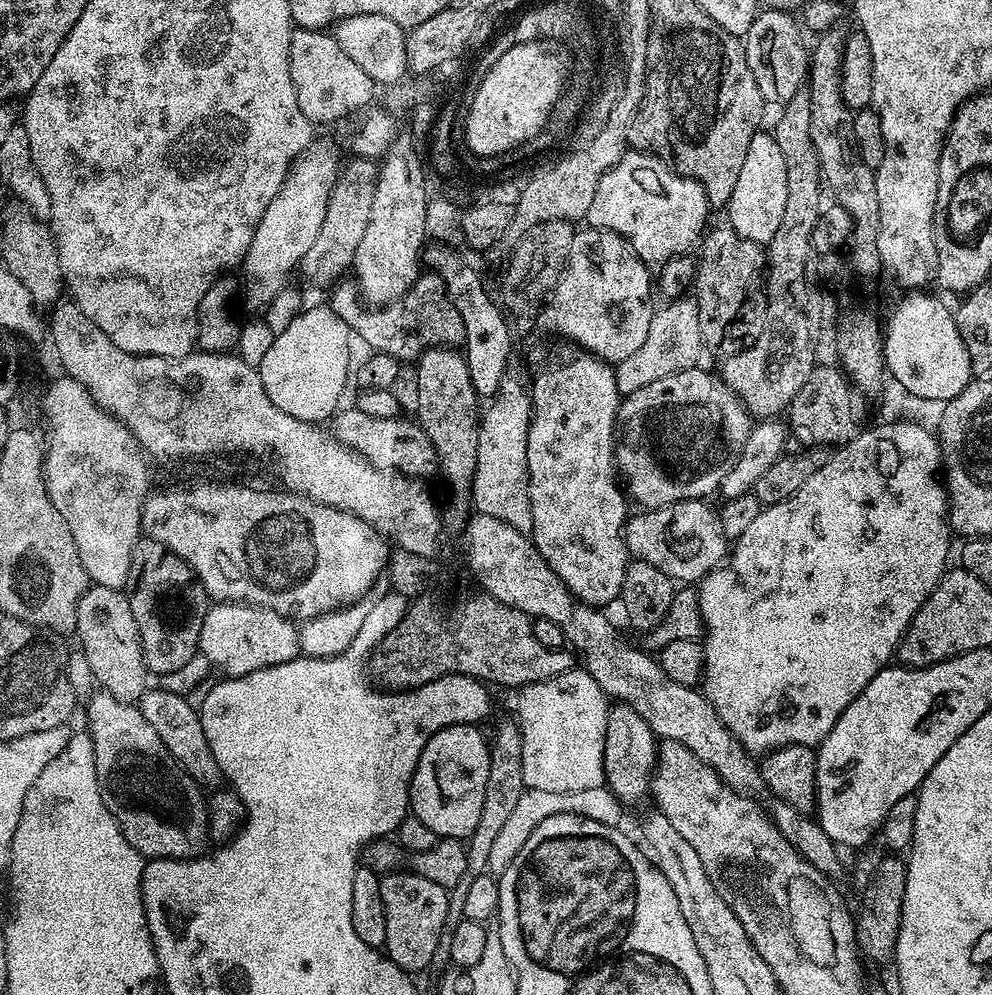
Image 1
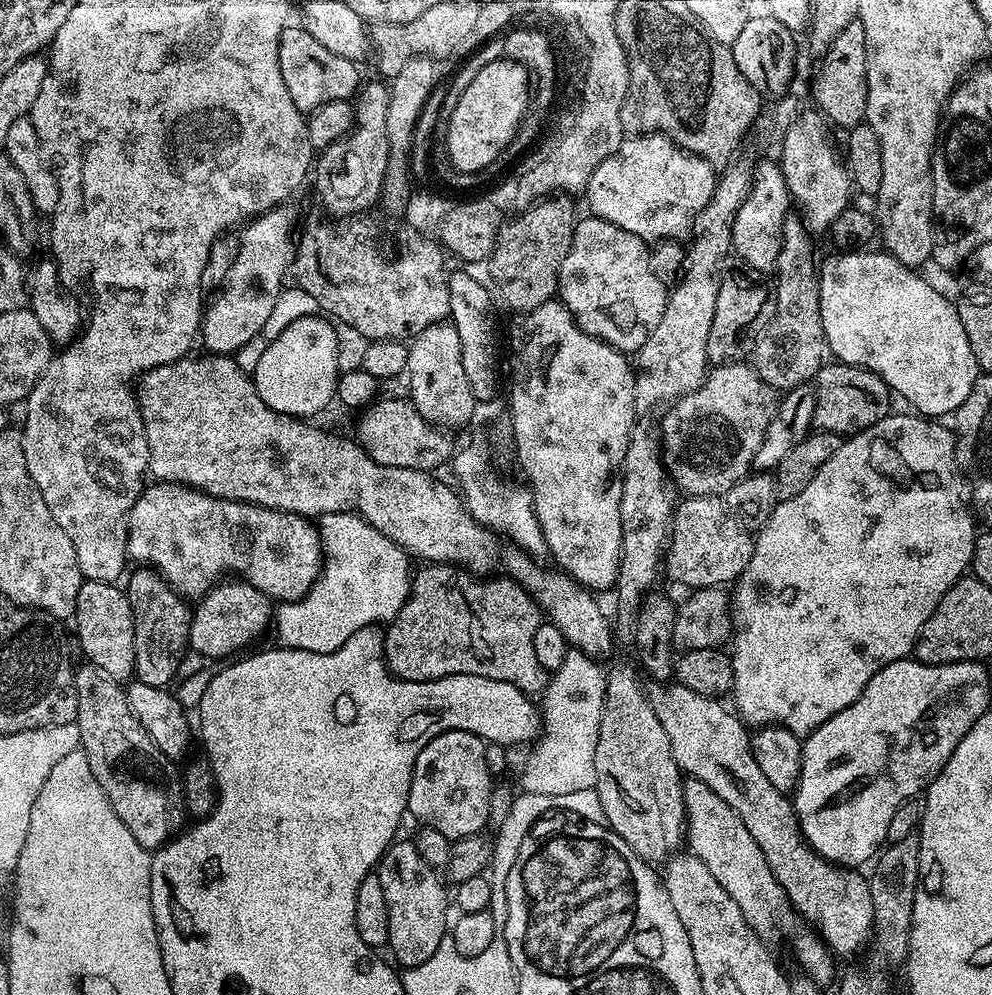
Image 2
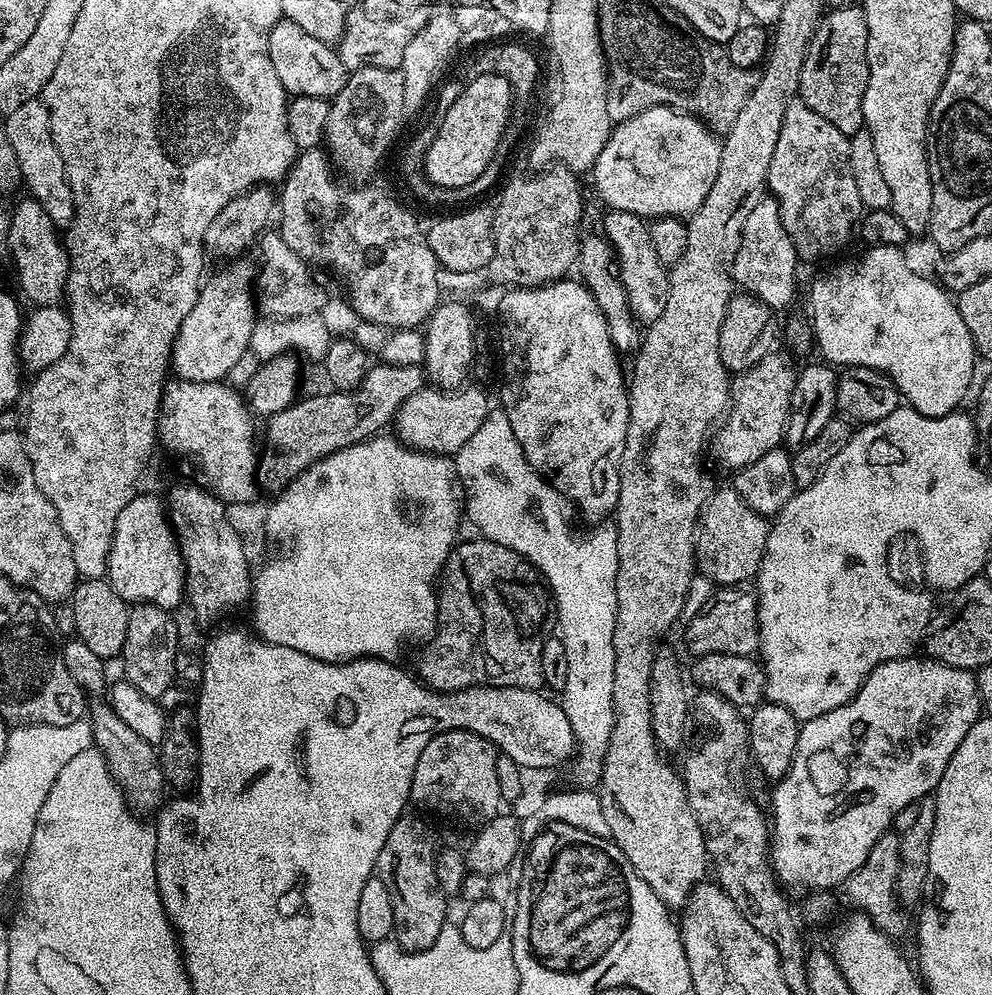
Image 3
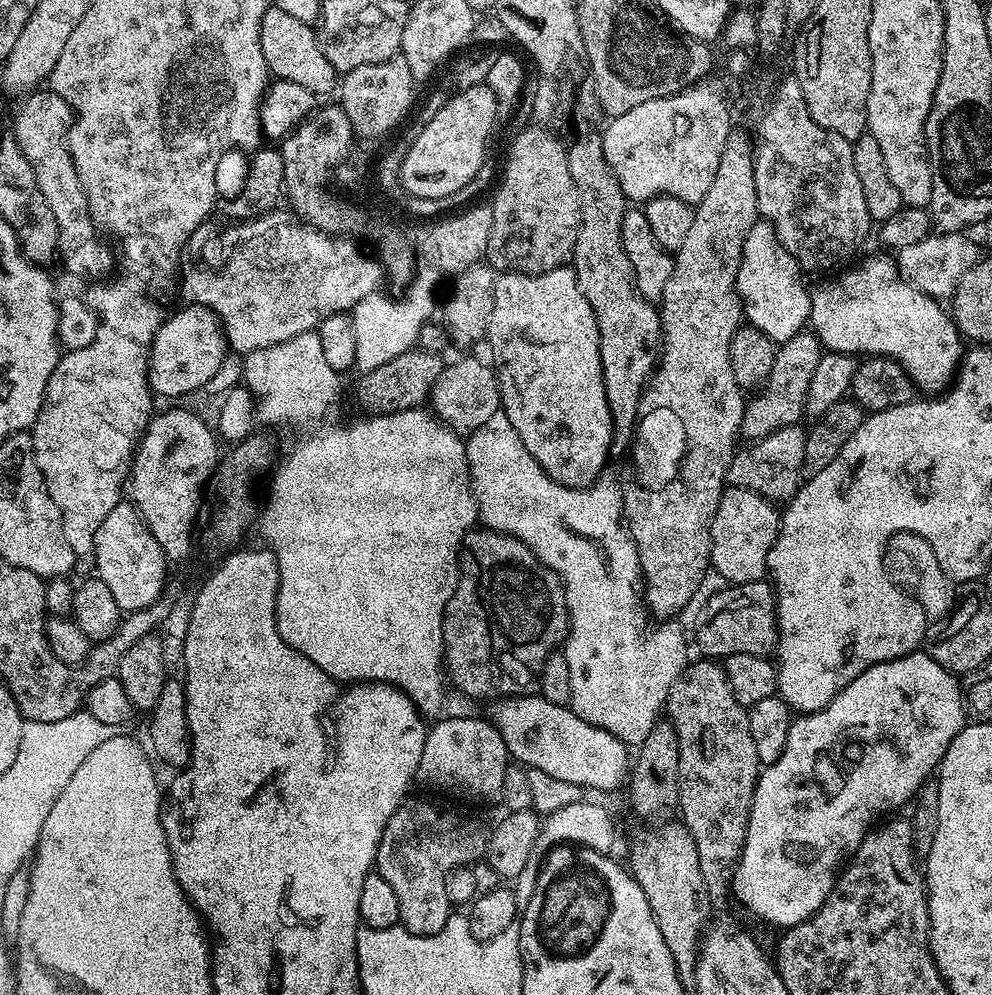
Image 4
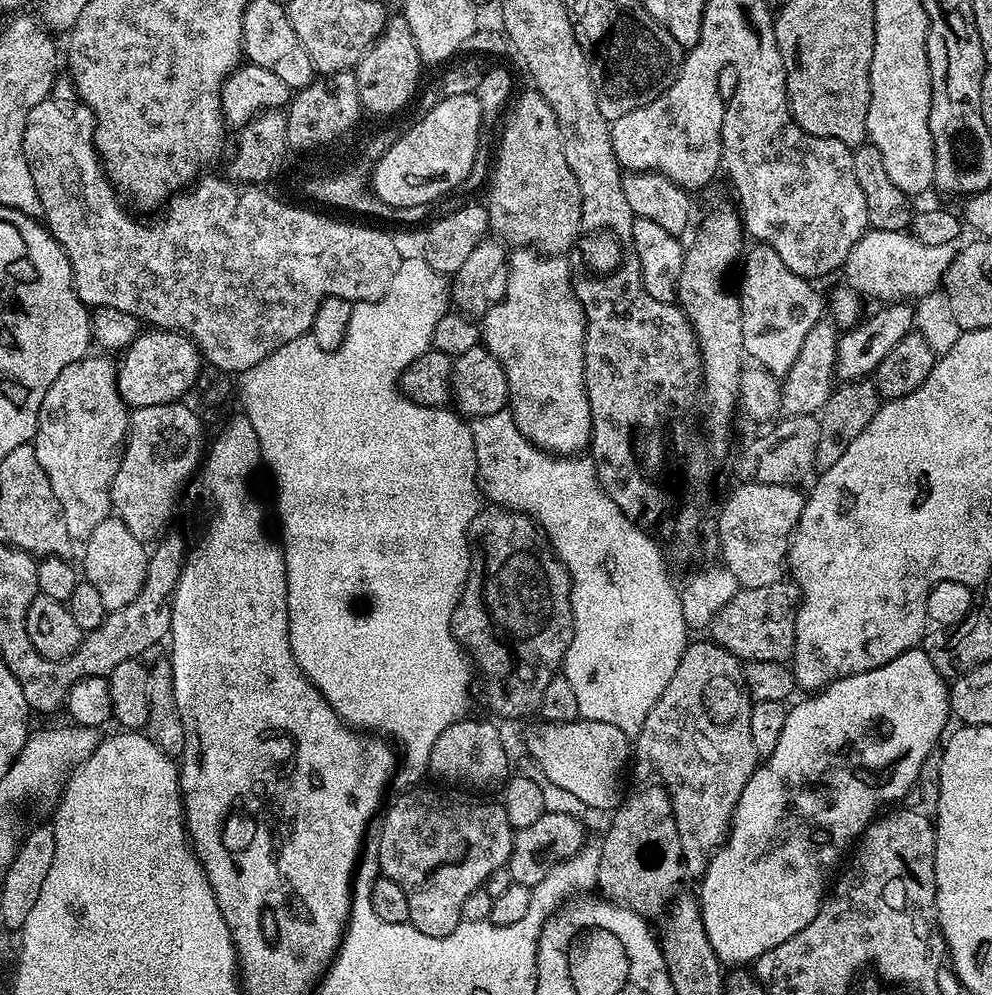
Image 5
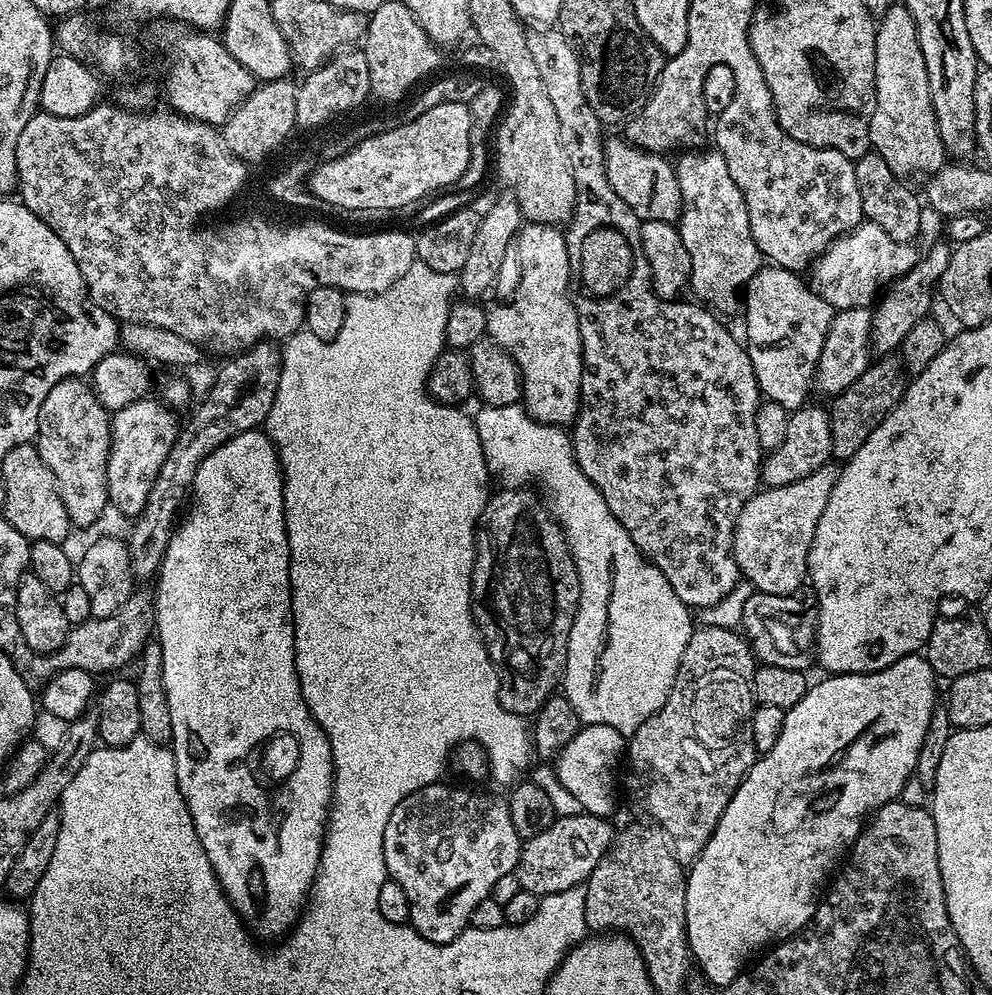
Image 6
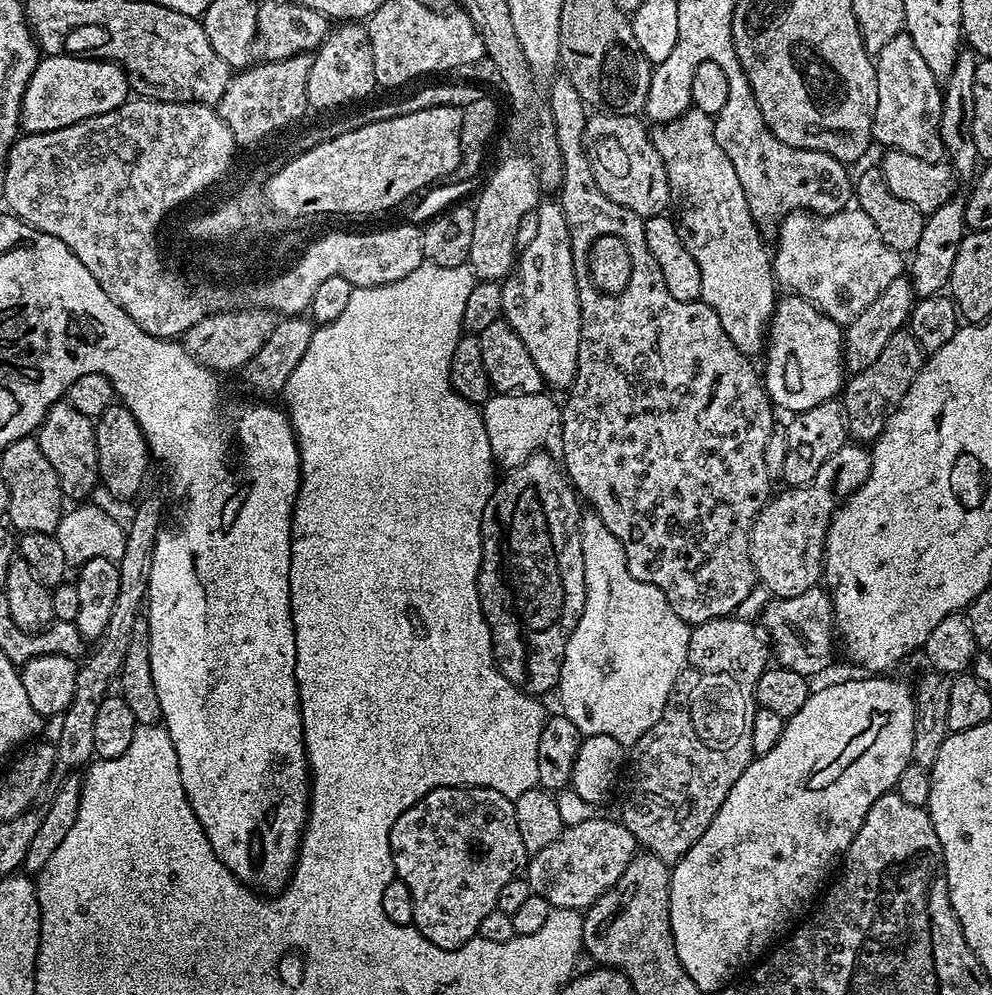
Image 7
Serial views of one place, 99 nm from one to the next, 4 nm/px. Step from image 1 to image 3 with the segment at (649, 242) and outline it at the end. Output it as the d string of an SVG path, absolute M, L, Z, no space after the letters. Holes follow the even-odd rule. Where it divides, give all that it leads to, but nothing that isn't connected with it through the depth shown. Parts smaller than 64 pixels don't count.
M659 104L642 110L642 114L634 114L634 118L619 121L613 127L602 154L598 154L598 162L594 162L590 169L590 177L596 183L597 194L613 212L626 210L626 214L645 218L691 218L702 202L706 202L706 194L710 194L710 186L714 186L714 178L718 178L718 162L722 162L721 143L721 137L695 116Z

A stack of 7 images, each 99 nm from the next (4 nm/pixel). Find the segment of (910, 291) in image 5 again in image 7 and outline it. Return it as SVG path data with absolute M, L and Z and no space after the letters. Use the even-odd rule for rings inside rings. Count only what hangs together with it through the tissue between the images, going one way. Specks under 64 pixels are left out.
M855 206L833 216L791 212L780 221L776 234L770 259L772 274L781 289L806 298L841 326L855 320L874 302L878 291L876 268L883 266L890 250L880 241L870 214Z

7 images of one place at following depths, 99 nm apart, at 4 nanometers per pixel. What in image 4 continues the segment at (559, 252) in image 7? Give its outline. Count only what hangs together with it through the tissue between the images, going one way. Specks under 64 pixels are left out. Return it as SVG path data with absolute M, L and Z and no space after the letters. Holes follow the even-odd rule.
M568 266L535 274L500 272L494 294L486 345L492 351L491 363L498 366L495 374L500 383L500 407L506 418L510 418L510 426L518 430L522 446L530 450L534 462L542 466L551 480L566 482L569 488L587 488L603 473L600 471L610 457L613 441L594 310L590 310L590 302L582 298L575 271Z

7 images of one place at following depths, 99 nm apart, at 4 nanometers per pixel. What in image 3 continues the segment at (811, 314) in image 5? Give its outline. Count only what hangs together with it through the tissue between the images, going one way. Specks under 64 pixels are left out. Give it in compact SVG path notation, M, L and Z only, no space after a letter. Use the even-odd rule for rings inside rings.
M771 198L760 200L758 206L750 210L746 226L742 226L742 242L732 267L733 281L739 287L741 284L747 295L757 296L767 308L788 308L796 296L796 264L794 242L790 242L790 234L786 234L786 226L782 226L780 203Z

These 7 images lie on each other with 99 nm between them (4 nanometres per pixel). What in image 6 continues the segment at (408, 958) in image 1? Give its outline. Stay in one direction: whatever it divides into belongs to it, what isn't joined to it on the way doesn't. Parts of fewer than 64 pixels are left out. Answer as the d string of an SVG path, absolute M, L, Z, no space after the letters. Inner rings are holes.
M437 782L402 798L386 822L382 850L386 858L388 879L398 882L410 898L410 924L416 933L435 944L448 944L469 927L468 919L478 902L489 899L494 882L502 874L515 872L520 860L522 841L510 822L508 801L492 792L471 792L468 788L451 788Z

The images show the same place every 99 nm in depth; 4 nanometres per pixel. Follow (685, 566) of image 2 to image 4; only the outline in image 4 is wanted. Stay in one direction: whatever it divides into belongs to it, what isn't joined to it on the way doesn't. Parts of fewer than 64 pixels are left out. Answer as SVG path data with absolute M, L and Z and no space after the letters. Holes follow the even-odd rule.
M725 487L712 519L712 563L714 572L732 586L765 579L768 555L780 535L781 513L773 501L750 490Z

